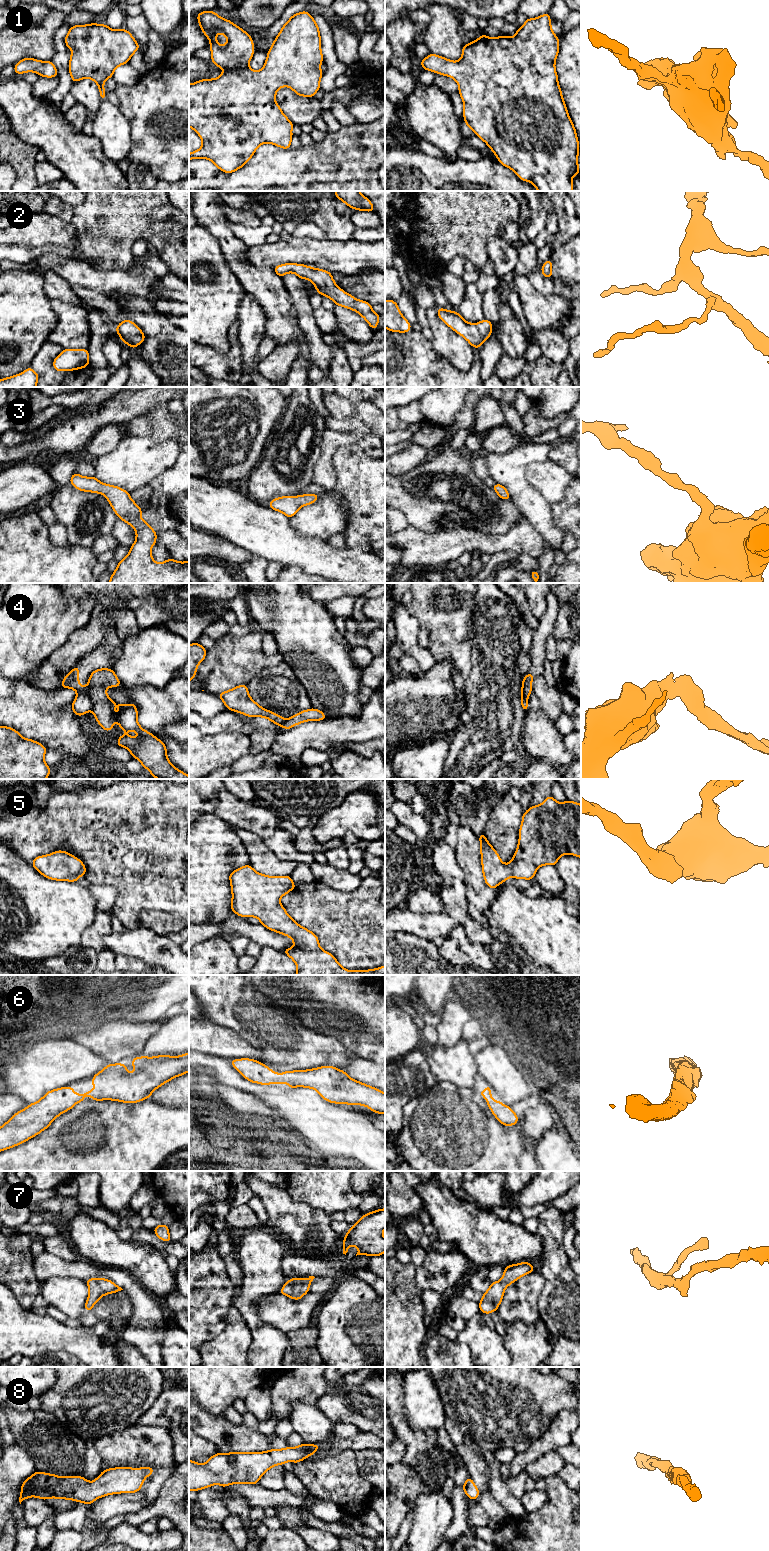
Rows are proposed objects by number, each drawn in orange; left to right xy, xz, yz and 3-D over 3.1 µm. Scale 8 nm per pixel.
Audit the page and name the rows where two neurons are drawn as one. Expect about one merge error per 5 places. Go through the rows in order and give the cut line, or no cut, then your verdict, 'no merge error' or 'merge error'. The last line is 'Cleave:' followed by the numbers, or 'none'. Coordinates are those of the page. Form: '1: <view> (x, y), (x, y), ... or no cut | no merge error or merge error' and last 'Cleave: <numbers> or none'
1: no cut | no merge error
2: no cut | no merge error
3: no cut | no merge error
4: xy (87, 686), (89, 697), (92, 701), (92, 709) | merge error
5: no cut | no merge error
6: no cut | no merge error
7: no cut | no merge error
8: no cut | no merge error
Cleave: 4

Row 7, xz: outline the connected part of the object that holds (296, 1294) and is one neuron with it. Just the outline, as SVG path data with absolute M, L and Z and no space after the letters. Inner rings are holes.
M309 1276L307 1280L304 1277L290 1278L282 1287L280 1295L286 1295L294 1300L299 1300L309 1292L310 1283L314 1278L314 1276Z

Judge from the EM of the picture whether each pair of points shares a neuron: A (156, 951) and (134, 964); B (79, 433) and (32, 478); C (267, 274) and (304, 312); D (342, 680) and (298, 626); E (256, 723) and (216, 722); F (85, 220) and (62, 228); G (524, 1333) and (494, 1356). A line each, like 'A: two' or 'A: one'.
A: two
B: two
C: two
D: one
E: one
F: two
G: two

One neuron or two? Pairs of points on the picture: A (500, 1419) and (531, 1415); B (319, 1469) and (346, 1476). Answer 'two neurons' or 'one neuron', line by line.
A: one neuron
B: one neuron

